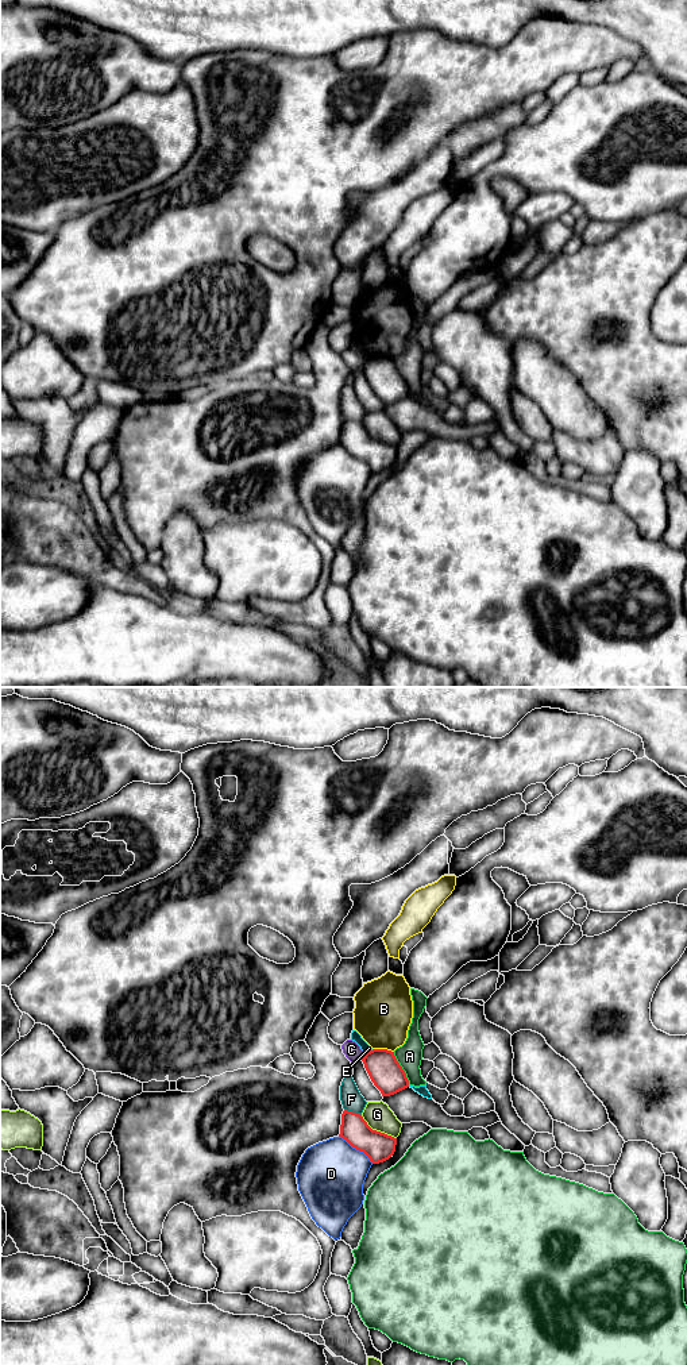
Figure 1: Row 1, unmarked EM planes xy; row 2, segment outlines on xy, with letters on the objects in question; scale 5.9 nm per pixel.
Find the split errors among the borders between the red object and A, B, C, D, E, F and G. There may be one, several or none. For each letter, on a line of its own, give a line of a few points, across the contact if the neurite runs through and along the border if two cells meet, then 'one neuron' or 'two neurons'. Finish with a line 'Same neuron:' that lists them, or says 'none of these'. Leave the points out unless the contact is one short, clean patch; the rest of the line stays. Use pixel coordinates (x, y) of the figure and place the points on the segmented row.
A: two neurons
B: two neurons
C: line xy (365, 1055), (361, 1059); two neurons
D: two neurons
E: two neurons
F: line xy (344, 1109), (361, 1115); two neurons
G: two neurons
Same neuron: none of these

